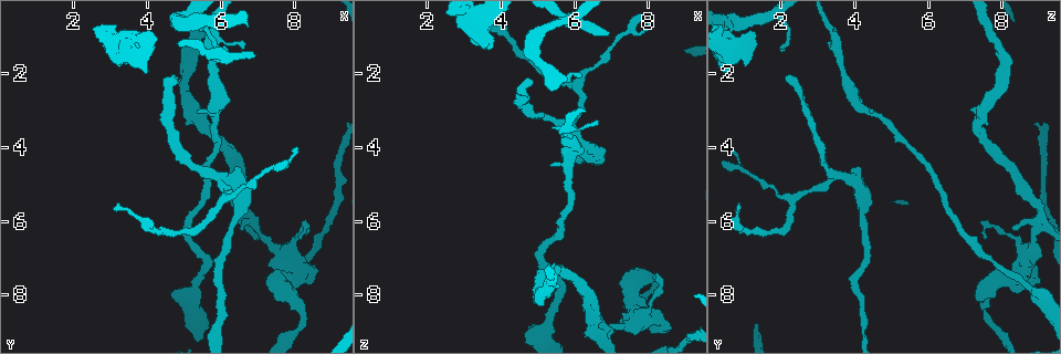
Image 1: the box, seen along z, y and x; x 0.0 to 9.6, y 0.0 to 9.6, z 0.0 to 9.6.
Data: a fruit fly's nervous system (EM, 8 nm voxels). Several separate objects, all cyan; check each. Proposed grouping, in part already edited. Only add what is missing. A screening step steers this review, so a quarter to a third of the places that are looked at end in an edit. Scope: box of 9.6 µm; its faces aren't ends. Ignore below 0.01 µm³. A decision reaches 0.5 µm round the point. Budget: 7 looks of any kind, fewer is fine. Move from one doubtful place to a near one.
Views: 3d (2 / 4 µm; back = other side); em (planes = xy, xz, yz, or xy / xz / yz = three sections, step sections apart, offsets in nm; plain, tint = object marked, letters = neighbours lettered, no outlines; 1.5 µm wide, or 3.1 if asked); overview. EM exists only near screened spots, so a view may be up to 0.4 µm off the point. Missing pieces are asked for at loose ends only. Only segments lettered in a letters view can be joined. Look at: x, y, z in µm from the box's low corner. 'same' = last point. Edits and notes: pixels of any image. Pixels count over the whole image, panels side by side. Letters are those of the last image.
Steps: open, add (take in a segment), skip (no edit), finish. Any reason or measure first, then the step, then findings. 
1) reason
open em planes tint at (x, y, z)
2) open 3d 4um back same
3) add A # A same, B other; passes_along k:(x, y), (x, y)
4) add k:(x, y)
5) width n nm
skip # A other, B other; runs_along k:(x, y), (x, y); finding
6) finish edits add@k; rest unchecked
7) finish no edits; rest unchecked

thin end
open em yz step 4 letters at (8.10, 6.45, 7.55)

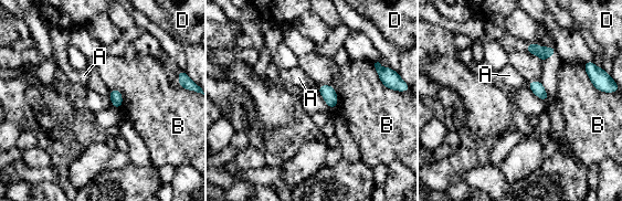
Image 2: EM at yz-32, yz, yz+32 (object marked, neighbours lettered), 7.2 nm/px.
another direction
open em planes letters same

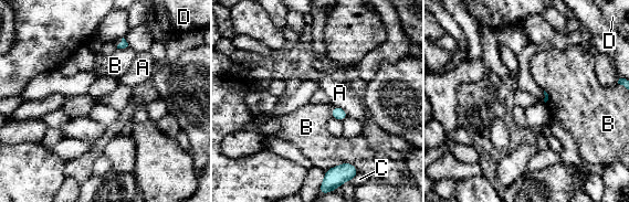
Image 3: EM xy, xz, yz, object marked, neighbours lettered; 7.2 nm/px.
skip # A other, B other, C other, D other; border 3:(358, 170), (342, 162), (325, 171); no lettered segment goes on from it

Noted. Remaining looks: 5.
free end
open 3d 2um at (6.90, 1.45, 0.95)

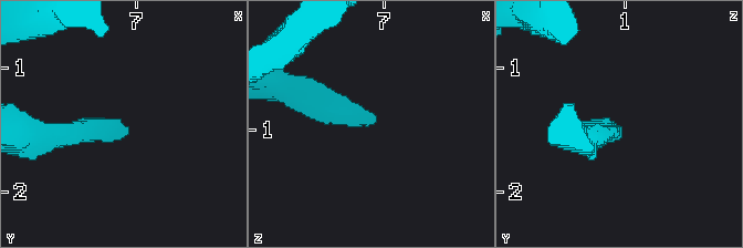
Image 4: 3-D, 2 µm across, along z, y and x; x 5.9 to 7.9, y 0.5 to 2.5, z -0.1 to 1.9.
open em yz step 4 plain at (6.92, 1.46, 0.90)

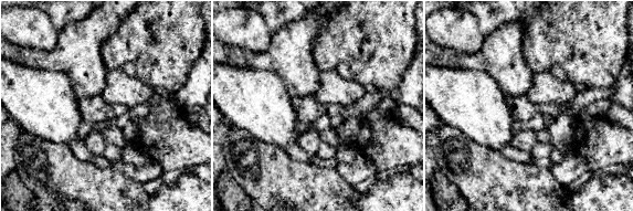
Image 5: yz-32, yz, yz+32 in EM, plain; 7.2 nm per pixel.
what lies round it
open em yz step 4 letters same

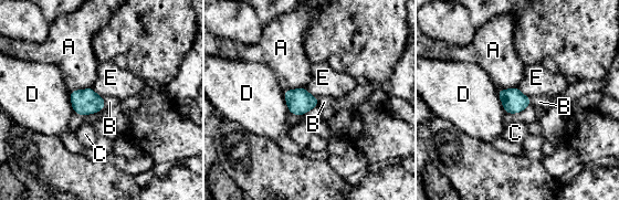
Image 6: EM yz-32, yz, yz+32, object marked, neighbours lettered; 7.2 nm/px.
add 6:(109, 102) # A other, B same, C other, D other, E other; passes_along 6:(84, 102), (104, 103), (109, 102); it goes on there

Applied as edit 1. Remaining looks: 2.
finish edits add@6; rest unchecked

